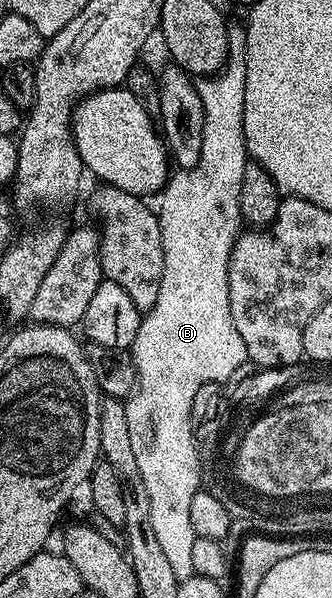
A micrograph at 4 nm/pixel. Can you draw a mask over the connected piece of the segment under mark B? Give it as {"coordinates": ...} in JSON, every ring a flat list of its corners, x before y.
{"coordinates":[[233,24,229,26,229,55,225,61,225,66,218,70,216,74,202,77,197,82,197,91,199,92,199,100,203,100,203,149,199,156,199,164,195,164,195,168,190,170,177,170,170,173,164,190,160,191,159,194,161,207,158,205,155,213,159,220,159,232,163,240,163,280,159,284,159,298,155,300,153,307,144,311,139,324,139,332,135,332,131,357,137,369,137,384,135,392,130,394,125,402,127,428,131,432,131,449,135,451,135,464,139,464,139,476,143,480,143,488,147,488,147,496,151,496,151,524,155,527,155,536,159,539,162,551,167,555,167,561,171,563,171,569,175,572,178,580,194,577,191,568,191,551,197,539,197,533,191,528,191,496,195,496,195,492,202,489,202,455,197,454,199,443,194,438,191,428,191,404,195,400,195,392,199,392,199,388,203,388,203,384,211,384,212,382,224,384,231,372,234,372,239,364,247,361,245,345,235,328,235,320,231,320,229,281,227,280,231,252,237,242,238,234,242,233,243,230,243,219,239,208,239,188,243,188,243,168,251,161,243,136,243,92,247,92,247,36,245,35,244,25,238,24,238,26,235,26]]}

